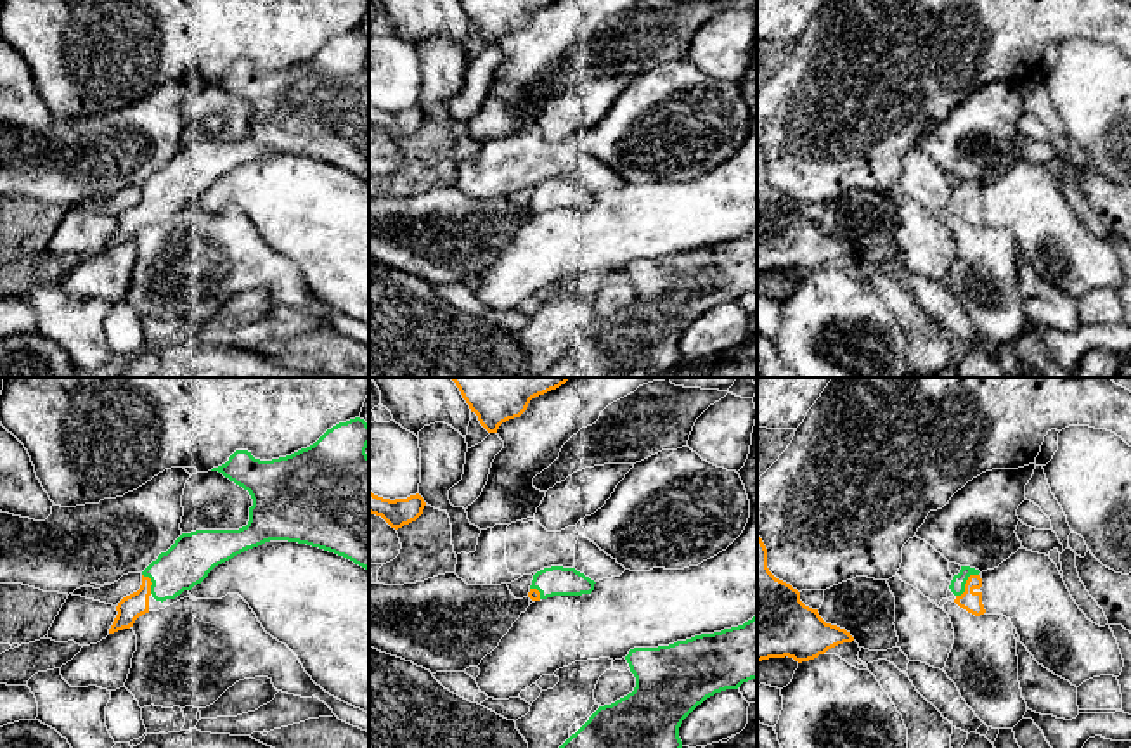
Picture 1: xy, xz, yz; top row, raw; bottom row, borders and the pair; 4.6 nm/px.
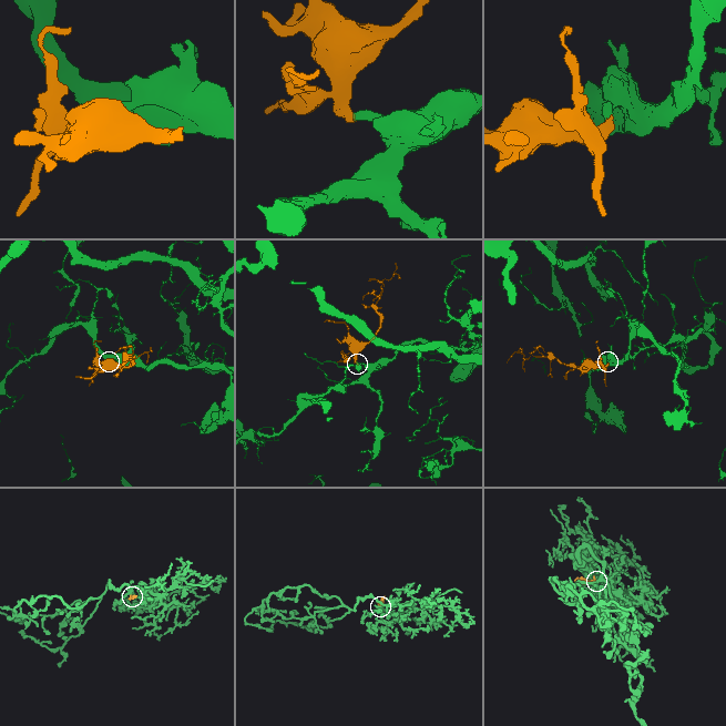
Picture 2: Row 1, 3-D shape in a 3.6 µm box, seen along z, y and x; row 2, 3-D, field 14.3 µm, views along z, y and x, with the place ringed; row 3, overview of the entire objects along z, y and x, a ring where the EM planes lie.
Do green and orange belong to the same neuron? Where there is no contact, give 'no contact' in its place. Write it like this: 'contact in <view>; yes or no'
contact in yz; yes

